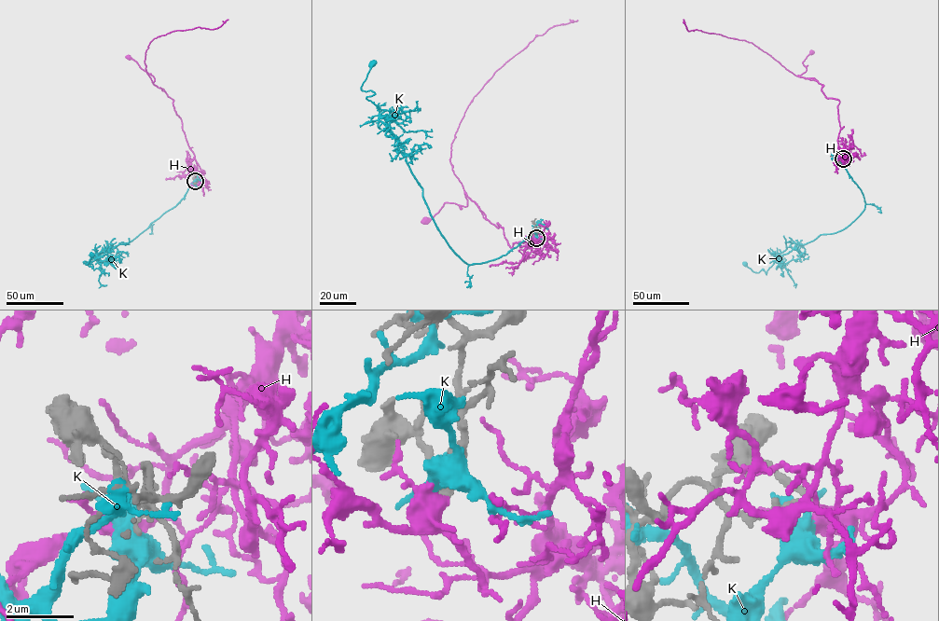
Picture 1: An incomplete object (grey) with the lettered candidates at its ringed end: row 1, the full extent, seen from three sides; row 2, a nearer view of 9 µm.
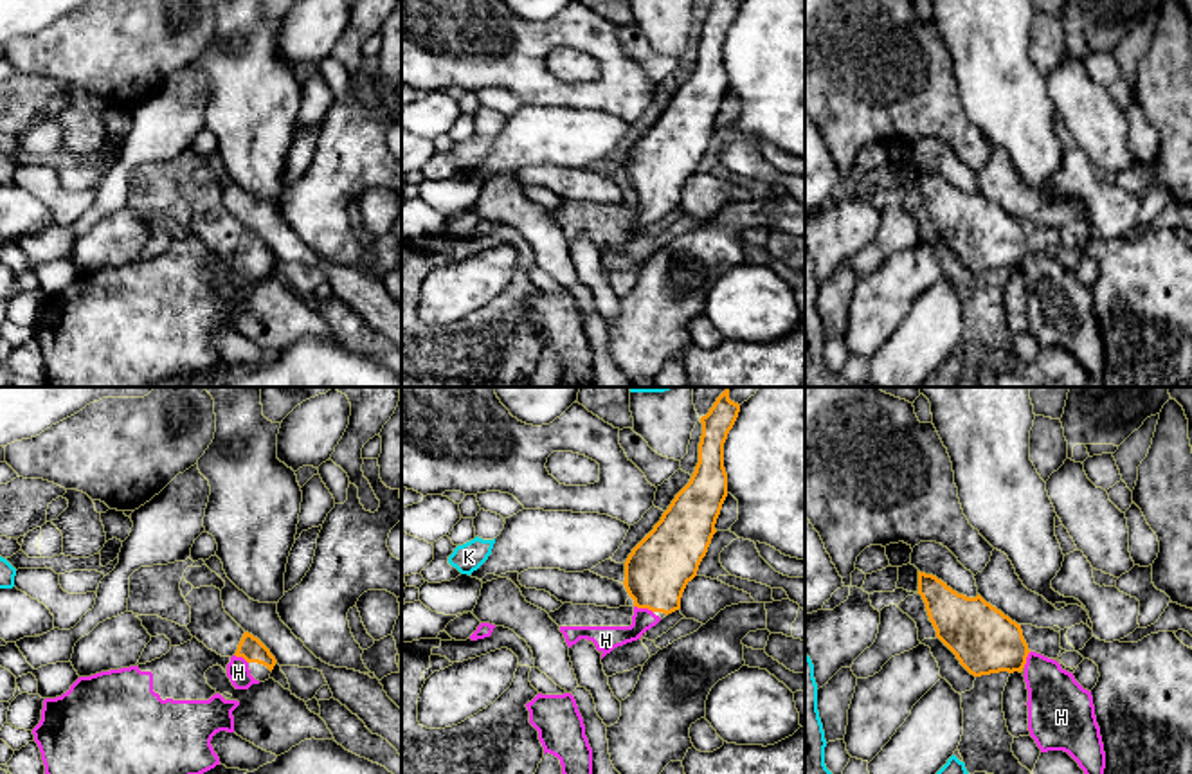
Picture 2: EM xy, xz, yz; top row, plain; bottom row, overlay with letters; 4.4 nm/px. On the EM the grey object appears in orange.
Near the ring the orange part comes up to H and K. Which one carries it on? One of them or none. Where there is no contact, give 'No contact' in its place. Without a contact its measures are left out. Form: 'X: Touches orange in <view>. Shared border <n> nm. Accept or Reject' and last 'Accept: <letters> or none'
H: Touches orange in xz. Shared border 90 nm. Accept
K: No contact. Reject
Accept: H

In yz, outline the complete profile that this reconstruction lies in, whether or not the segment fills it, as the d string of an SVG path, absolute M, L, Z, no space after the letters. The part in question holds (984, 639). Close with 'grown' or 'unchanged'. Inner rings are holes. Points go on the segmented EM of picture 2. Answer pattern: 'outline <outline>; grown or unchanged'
outline M918 571L918 594L936 637L974 677L1023 671L1028 731L1041 752L1068 752L1084 774L1104 774L1106 752L1091 691L1053 659L1030 652L1021 625L987 603L967 598Z; grown

